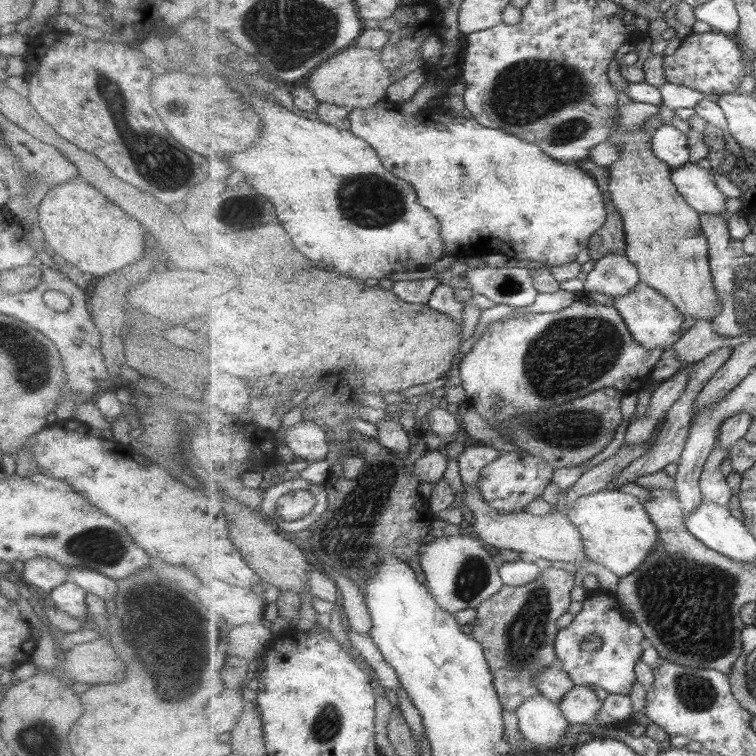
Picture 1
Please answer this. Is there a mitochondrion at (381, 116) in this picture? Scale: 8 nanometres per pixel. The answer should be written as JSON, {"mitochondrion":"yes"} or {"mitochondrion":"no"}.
{"mitochondrion":"no"}

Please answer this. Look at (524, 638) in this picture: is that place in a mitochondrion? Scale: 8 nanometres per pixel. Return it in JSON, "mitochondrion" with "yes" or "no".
{"mitochondrion":"yes"}

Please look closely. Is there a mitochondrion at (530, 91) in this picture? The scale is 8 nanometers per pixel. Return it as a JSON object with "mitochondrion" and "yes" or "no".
{"mitochondrion":"yes"}

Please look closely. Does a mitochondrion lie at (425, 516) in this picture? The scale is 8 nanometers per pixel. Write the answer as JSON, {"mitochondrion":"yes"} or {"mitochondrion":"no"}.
{"mitochondrion":"no"}

